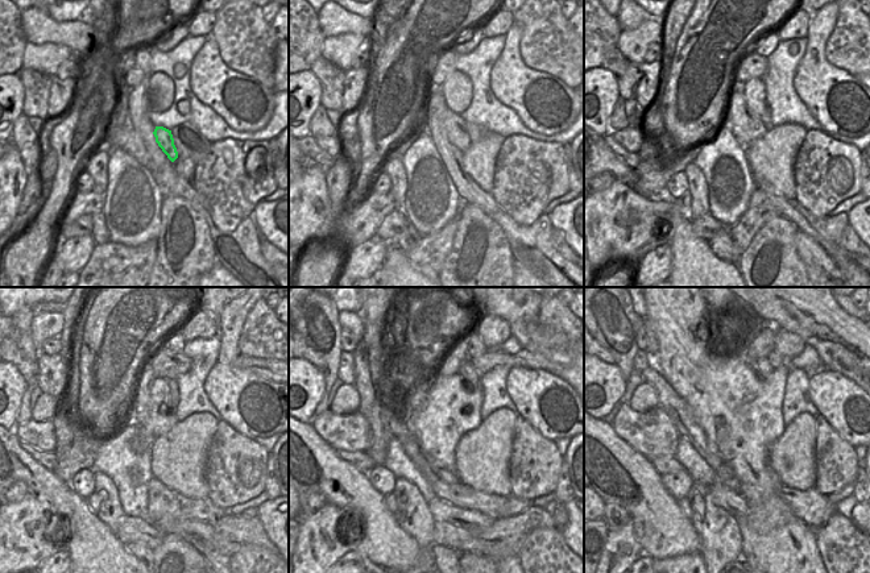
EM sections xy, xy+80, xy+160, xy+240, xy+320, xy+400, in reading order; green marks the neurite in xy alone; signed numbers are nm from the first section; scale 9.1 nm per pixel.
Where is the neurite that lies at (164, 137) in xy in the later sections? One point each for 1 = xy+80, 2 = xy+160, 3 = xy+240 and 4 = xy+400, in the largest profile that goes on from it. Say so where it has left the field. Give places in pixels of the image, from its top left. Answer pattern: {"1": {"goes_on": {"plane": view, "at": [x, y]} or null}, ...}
{"1": {"goes_on": {"plane": "xy+80", "at": [458, 135]}}, "2": {"goes_on": {"plane": "xy+160", "at": [746, 127]}}, "3": {"goes_on": {"plane": "xy+240", "at": [146, 377]}}, "4": {"goes_on": {"plane": "xy+400", "at": [763, 343]}}}

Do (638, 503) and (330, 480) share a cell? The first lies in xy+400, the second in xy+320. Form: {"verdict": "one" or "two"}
{"verdict": "one"}

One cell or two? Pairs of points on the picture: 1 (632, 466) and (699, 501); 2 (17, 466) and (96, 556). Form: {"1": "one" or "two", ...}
{"1": "two", "2": "one"}

